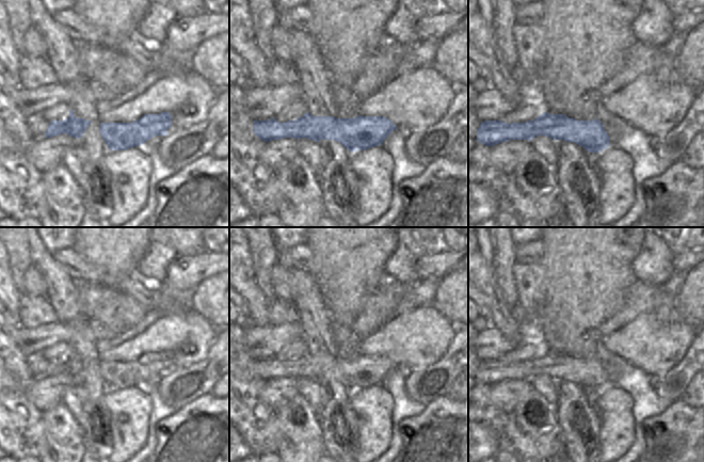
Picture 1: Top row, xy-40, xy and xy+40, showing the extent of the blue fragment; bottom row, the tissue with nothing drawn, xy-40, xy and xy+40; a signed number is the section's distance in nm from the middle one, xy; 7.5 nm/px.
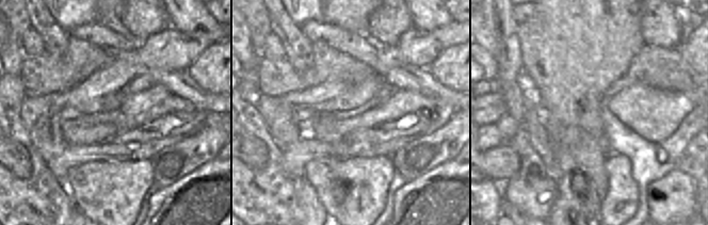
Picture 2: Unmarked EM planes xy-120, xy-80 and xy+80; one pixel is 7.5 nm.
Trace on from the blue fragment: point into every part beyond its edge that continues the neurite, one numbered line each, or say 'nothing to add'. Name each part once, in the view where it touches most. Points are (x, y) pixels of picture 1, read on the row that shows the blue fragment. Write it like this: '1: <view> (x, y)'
nothing to add

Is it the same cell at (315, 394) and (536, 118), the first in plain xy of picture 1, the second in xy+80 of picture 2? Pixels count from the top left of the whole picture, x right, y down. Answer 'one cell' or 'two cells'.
one cell

